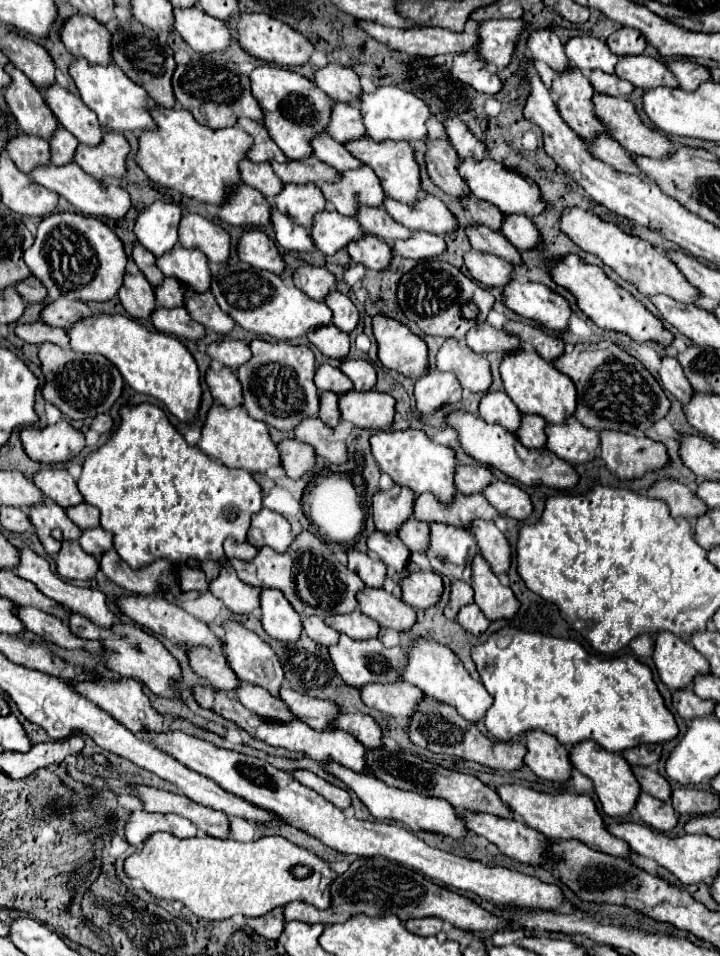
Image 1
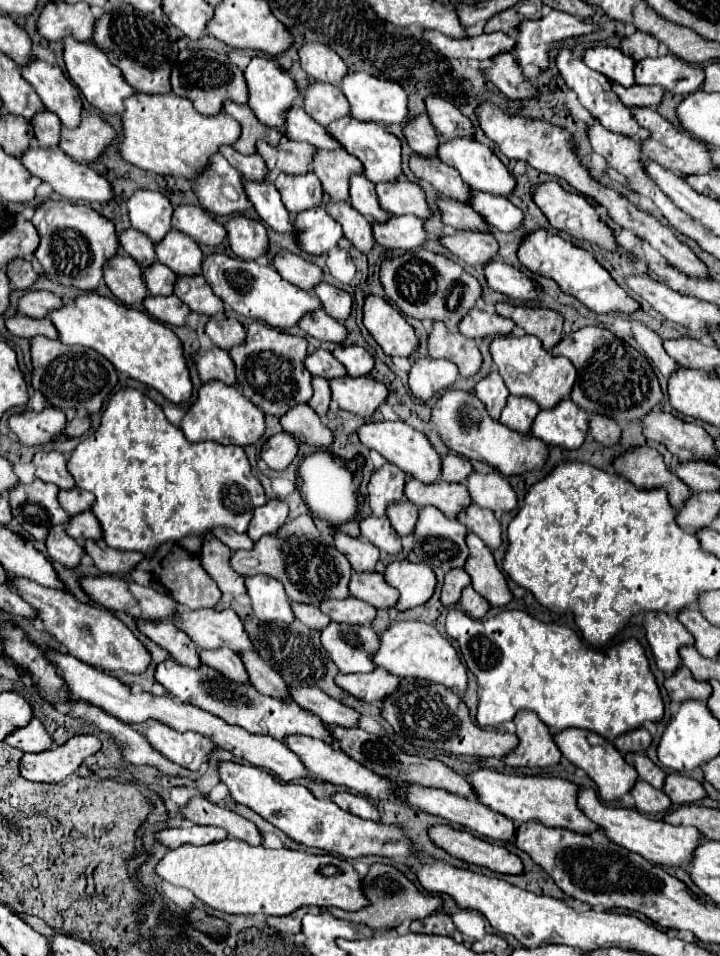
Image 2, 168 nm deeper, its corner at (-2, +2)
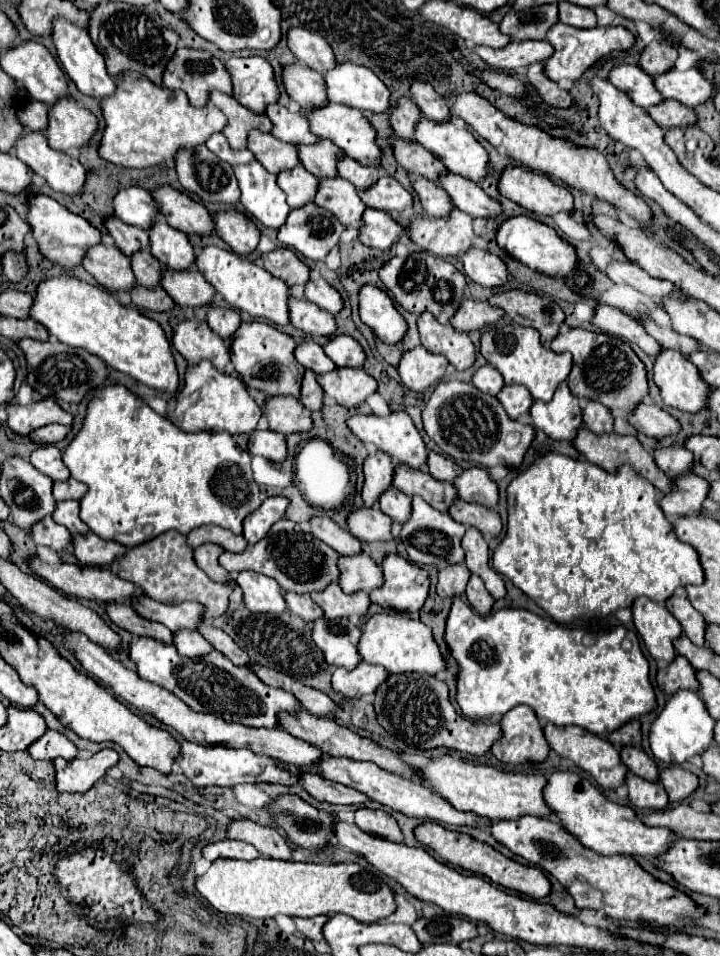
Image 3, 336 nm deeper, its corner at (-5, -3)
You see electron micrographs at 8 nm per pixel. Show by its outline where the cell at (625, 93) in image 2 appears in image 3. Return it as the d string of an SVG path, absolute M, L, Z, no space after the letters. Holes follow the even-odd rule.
M665 99L665 103L659 103L657 107L649 109L649 115L663 127L683 127L693 125L697 121L697 115L691 107L685 107L673 99Z

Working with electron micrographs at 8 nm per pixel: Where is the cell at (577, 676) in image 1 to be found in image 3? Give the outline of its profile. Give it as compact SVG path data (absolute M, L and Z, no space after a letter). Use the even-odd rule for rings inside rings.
M455 597L445 625L445 643L459 665L455 699L463 715L471 719L501 717L515 705L529 705L541 721L561 727L577 725L605 737L627 721L655 709L655 693L649 683L649 663L643 657L637 635L623 625L603 631L565 627L527 609L499 609L483 617L461 597Z

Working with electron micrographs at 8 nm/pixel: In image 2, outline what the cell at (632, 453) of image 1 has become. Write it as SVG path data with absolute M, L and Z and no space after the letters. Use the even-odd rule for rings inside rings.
M592 416L590 420L590 434L604 446L612 446L620 442L620 426L610 420L610 418L600 418L600 416Z

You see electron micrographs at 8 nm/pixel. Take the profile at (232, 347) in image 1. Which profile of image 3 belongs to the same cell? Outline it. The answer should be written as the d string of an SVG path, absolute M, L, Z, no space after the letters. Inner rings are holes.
M209 307L207 311L207 323L209 327L221 335L225 341L231 339L231 335L237 331L237 327L241 325L241 317L235 309L221 309L221 307Z

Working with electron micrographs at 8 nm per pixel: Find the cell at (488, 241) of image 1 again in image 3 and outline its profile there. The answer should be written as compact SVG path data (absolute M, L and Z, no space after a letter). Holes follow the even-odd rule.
M421 175L411 177L411 187L419 195L419 201L429 215L441 217L441 215L449 215L449 211L453 209L453 205L449 205L449 197L445 197L441 187L437 187L433 181L429 181Z

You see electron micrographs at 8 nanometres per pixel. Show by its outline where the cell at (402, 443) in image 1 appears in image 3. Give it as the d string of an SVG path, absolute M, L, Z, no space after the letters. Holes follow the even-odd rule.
M393 411L387 417L379 417L379 415L353 415L347 419L347 427L353 431L353 435L357 435L363 443L373 443L377 449L389 453L393 457L393 461L397 463L405 463L411 467L421 469L425 465L427 459L427 447L417 431L417 427L413 425L411 417L405 411Z

